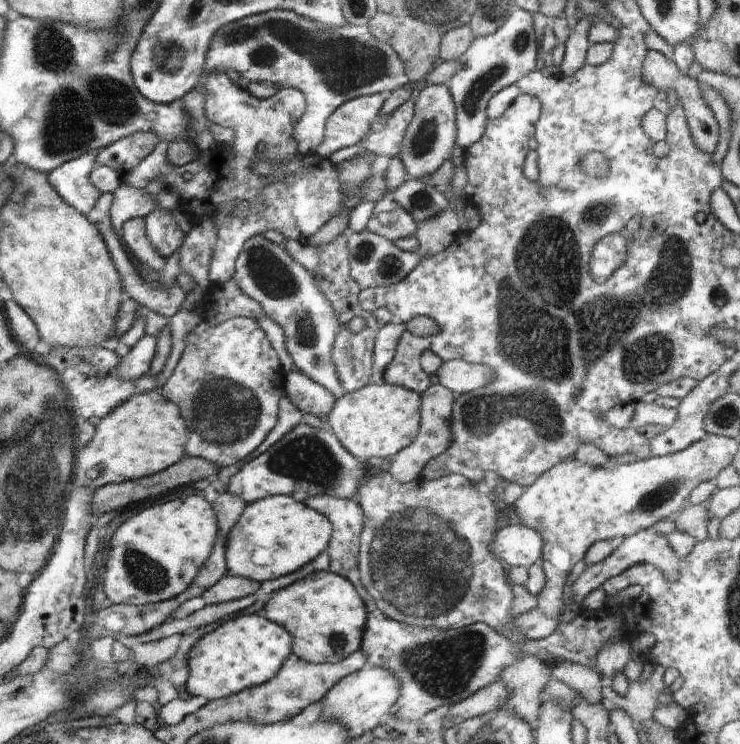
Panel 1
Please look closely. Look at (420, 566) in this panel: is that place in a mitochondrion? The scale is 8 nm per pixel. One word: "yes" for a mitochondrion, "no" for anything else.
yes

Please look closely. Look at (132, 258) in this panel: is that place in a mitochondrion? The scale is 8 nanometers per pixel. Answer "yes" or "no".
no

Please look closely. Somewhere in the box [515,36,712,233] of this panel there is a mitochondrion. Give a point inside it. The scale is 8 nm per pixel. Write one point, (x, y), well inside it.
(596, 214)

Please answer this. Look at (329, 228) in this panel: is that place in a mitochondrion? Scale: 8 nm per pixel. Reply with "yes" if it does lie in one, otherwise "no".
no

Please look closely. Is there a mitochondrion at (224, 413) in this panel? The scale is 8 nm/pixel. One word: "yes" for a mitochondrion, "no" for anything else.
yes

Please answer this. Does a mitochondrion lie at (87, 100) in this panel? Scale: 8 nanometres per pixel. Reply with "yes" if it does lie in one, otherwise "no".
yes

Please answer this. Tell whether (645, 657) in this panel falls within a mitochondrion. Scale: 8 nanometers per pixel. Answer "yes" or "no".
no

